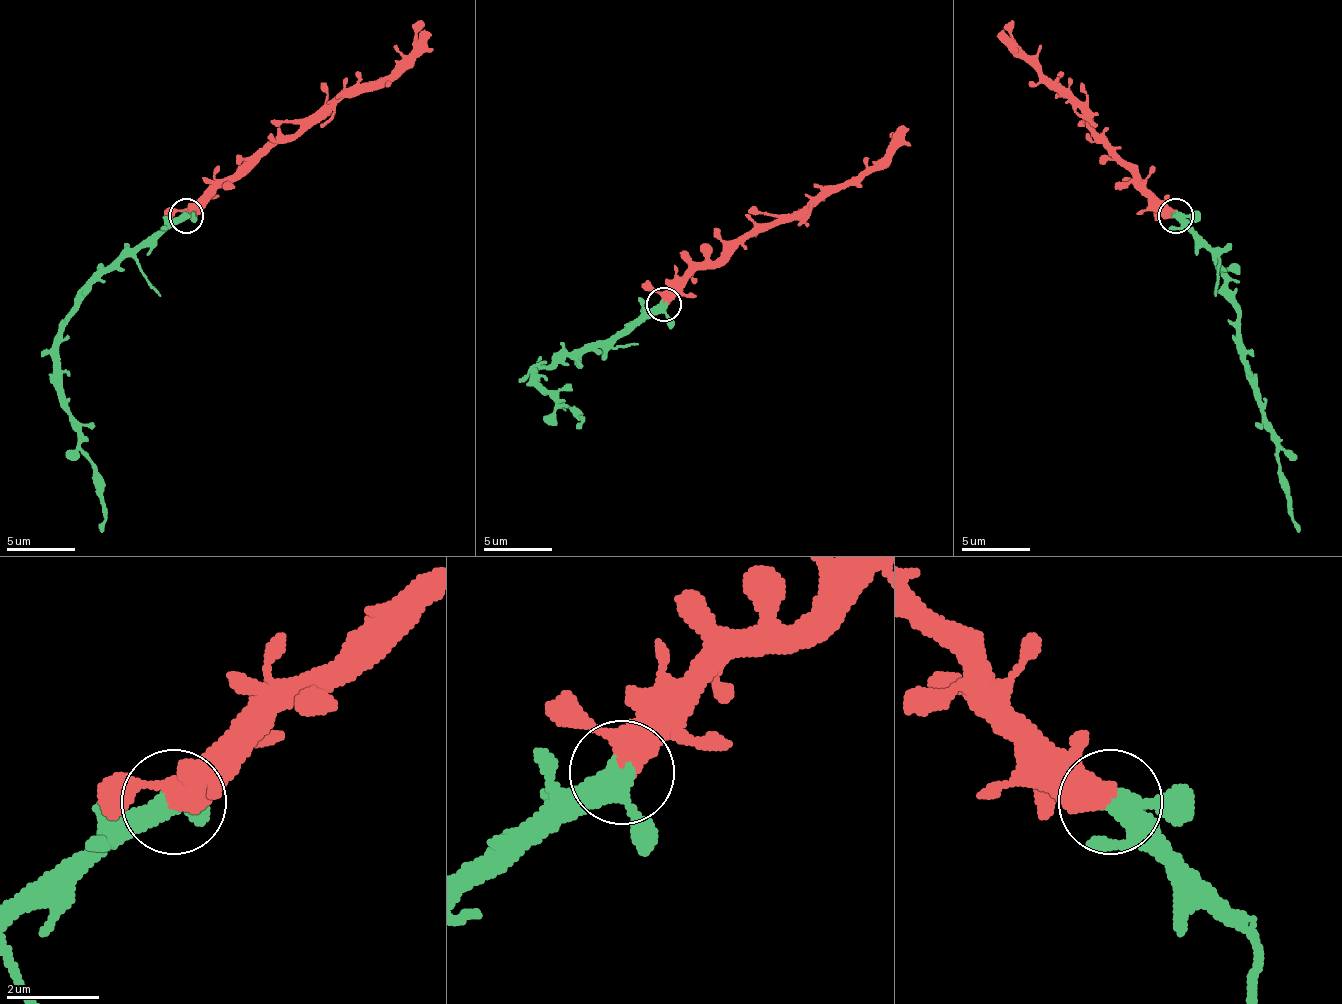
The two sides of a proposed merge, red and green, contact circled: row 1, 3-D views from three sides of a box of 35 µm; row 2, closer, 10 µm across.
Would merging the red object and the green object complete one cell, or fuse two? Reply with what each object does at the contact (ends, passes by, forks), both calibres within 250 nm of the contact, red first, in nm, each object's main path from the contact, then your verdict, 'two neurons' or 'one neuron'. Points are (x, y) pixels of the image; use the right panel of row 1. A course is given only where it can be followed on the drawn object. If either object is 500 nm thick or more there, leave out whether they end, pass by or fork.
red passes by; green passes by; calibres 420 and 400 nm; course red (1176, 216), (1094, 137), (1090, 120), (1018, 47), (1014, 20); course green (1176, 216), (1211, 251), (1225, 285), (1242, 340), (1252, 395), (1273, 437), (1283, 471), (1290, 520), (1297, 533); one neuron

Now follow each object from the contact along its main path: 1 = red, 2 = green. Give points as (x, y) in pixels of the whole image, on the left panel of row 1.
1: (187, 216), (218, 185), (242, 178), (277, 144), (301, 137), (346, 95), (377, 85), (415, 47), (421, 20)
2: (187, 216), (125, 251), (90, 285), (59, 340), (59, 395), (94, 471), (101, 533)

